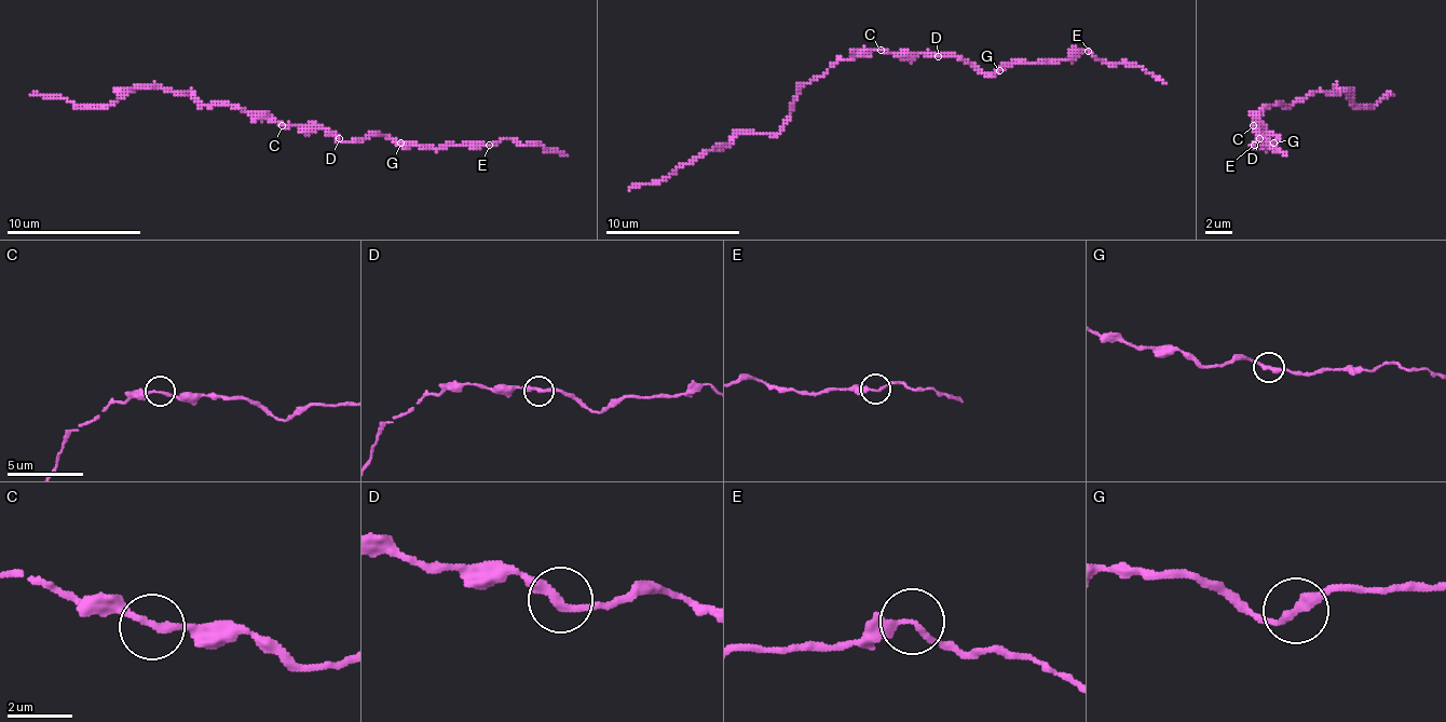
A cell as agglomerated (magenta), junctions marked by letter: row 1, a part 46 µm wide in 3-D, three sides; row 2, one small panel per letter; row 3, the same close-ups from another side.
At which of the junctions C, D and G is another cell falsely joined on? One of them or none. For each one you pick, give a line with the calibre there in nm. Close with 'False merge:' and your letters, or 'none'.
False merge: none

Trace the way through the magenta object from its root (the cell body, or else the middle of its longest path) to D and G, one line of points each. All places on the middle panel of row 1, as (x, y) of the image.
D: (881, 50), (884, 53), (935, 53), (938, 56)
G: (881, 50), (884, 53), (962, 56), (985, 73), (998, 70)

